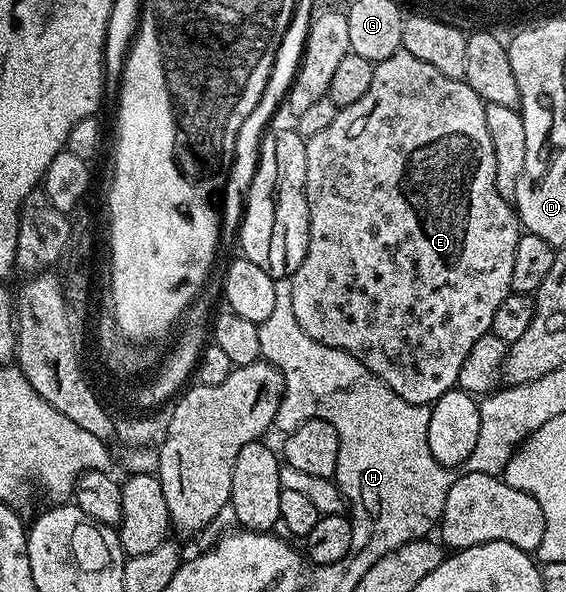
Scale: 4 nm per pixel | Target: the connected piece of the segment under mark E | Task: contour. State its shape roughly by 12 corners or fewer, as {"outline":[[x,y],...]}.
{"outline":[[401,49],[306,140],[314,341],[431,405],[513,294],[484,100]]}

